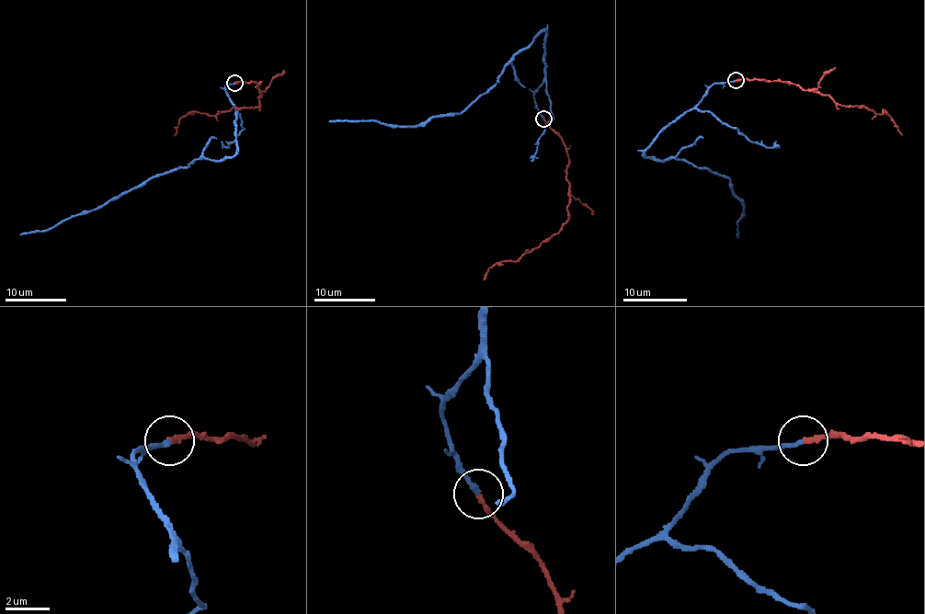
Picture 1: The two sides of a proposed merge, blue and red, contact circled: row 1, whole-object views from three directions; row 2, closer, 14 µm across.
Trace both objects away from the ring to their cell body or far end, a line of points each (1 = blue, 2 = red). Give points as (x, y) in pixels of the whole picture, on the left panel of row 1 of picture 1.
1: (234, 83), (225, 85), (235, 110), (233, 156), (214, 161), (200, 157), (47, 230), (19, 234)
2: (234, 83), (259, 84), (259, 106), (233, 107), (228, 111), (214, 115), (185, 115), (179, 120), (175, 136)

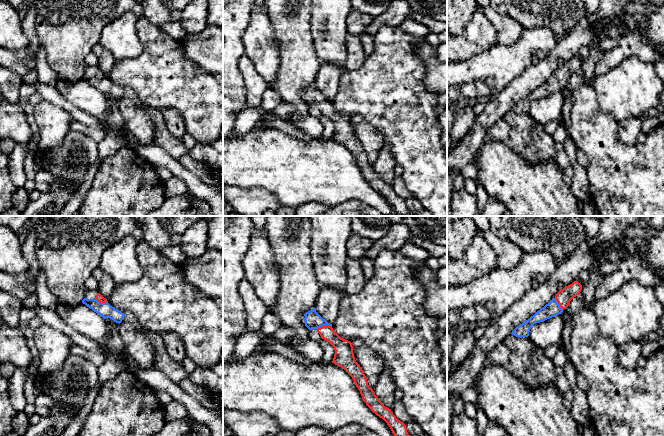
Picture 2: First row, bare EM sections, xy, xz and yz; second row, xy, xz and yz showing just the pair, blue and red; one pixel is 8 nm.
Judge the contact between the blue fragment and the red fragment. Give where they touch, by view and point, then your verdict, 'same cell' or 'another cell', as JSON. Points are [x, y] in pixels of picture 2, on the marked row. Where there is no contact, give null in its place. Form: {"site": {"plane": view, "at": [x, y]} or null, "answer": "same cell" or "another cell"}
{"site": {"plane": "xz", "at": [324, 325]}, "answer": "same cell"}

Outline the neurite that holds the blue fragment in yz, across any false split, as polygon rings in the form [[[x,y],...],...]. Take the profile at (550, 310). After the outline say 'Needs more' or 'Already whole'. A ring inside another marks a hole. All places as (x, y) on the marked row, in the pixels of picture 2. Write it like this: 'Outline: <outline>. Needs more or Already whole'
Outline: [[[574,281],[572,284],[565,286],[548,304],[537,311],[524,323],[517,326],[511,334],[520,338],[528,337],[530,328],[534,324],[555,317],[558,314],[562,314],[563,310],[568,307],[570,301],[576,297],[581,290],[582,285],[578,281]]]. Needs more

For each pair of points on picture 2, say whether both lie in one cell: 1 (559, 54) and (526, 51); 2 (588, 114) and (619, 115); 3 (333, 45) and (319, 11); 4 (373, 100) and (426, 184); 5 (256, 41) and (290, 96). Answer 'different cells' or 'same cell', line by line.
1: different cells
2: different cells
3: same cell
4: same cell
5: different cells

